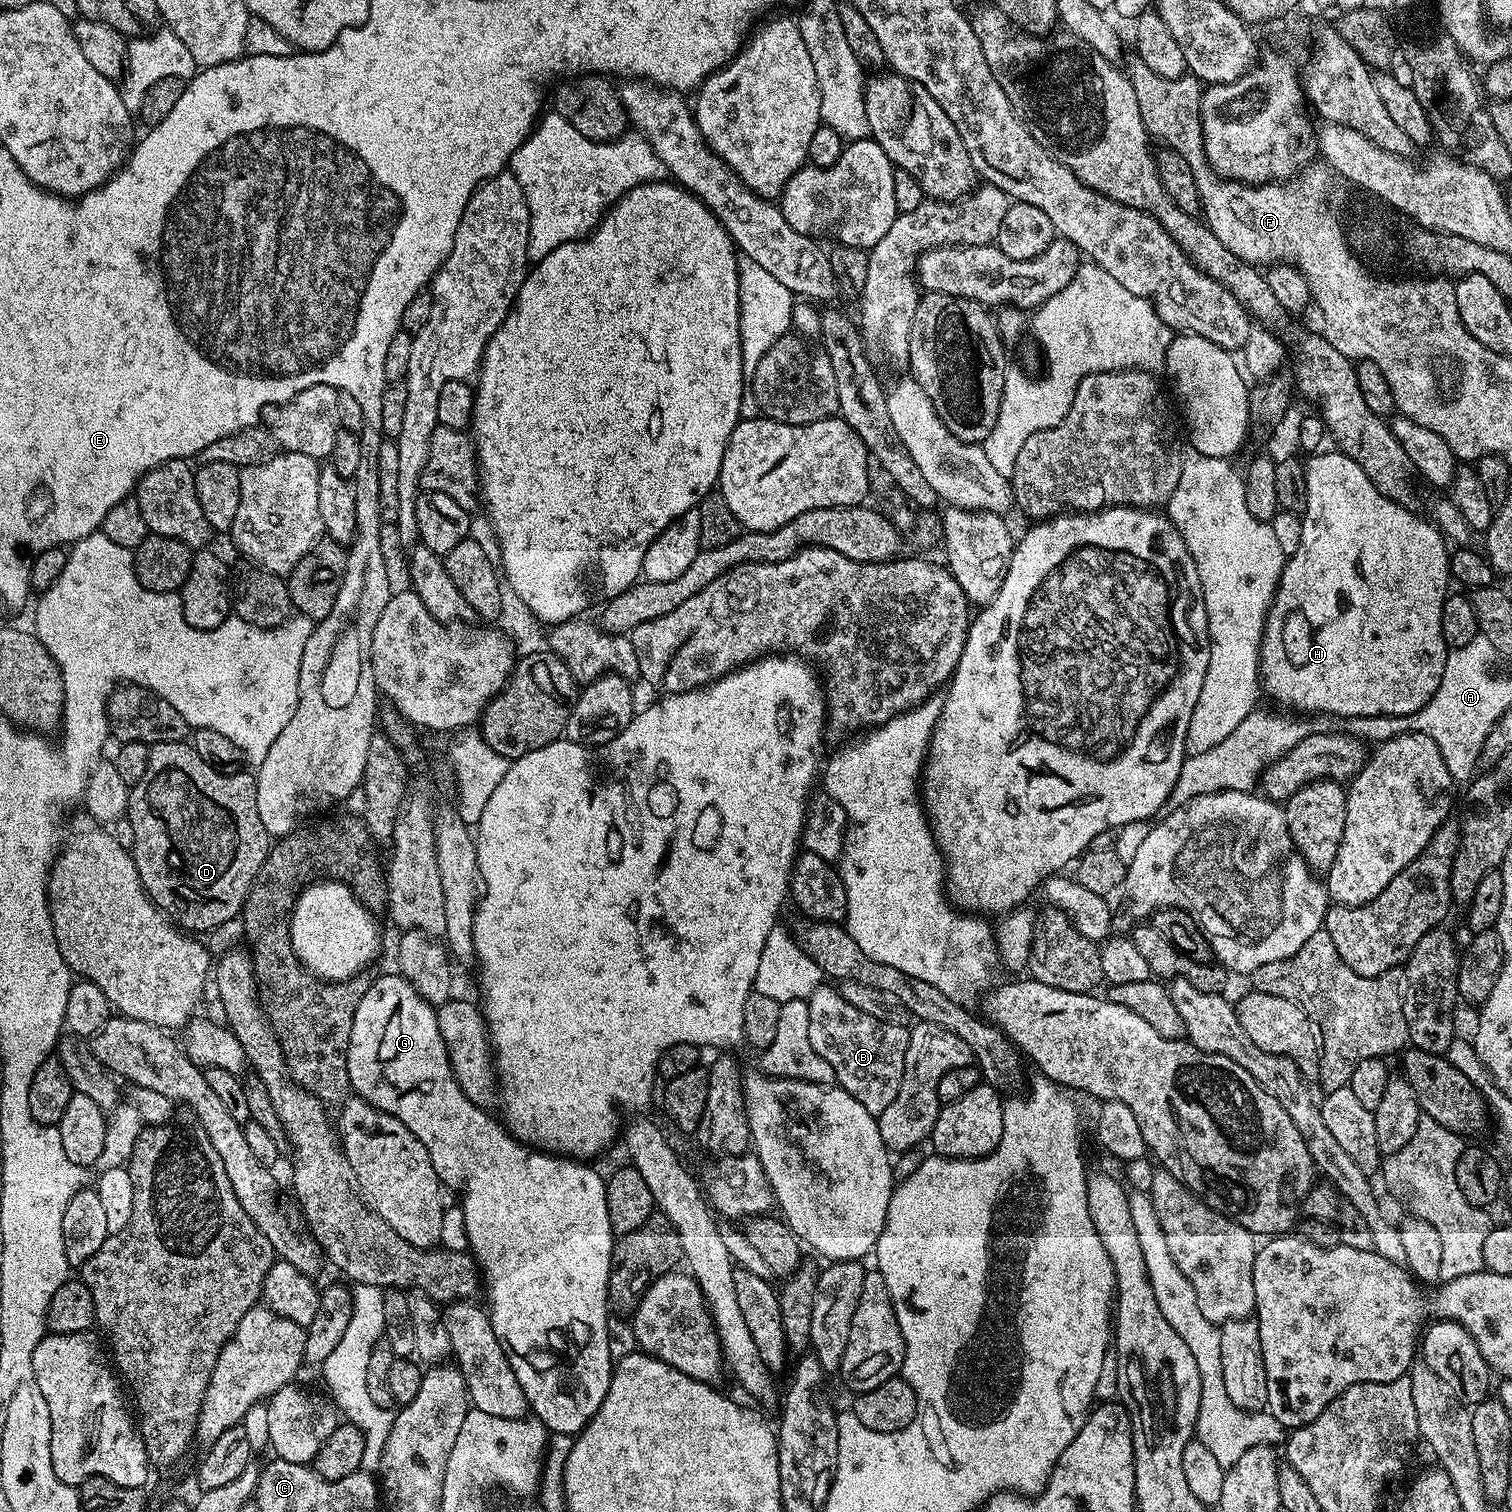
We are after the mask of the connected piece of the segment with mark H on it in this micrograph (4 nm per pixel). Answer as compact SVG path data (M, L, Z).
M1321 450L1307 457L1304 464L1306 474L1306 506L1302 513L1304 529L1302 542L1293 556L1287 557L1280 581L1276 587L1276 597L1268 611L1264 623L1264 637L1260 643L1260 682L1265 697L1277 700L1277 705L1300 714L1321 712L1324 716L1409 716L1414 714L1438 690L1442 682L1442 670L1449 654L1448 643L1442 638L1442 606L1450 595L1450 573L1448 561L1450 548L1445 537L1440 535L1435 523L1423 520L1411 512L1411 507L1397 504L1389 496L1384 496L1370 482L1370 478L1354 462L1339 450Z

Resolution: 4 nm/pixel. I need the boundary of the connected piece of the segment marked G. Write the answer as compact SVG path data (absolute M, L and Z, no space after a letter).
M376 976L370 990L362 994L362 1002L358 1002L358 1010L354 1010L354 1022L350 1026L350 1042L348 1043L348 1077L352 1083L351 1091L359 1099L373 1104L378 1110L398 1118L426 1146L426 1154L430 1154L430 1162L434 1162L434 1170L438 1174L441 1185L445 1189L453 1188L460 1192L461 1200L458 1207L464 1212L465 1232L471 1255L476 1257L477 1265L482 1273L482 1282L488 1288L488 1304L486 1311L494 1326L494 1334L498 1334L498 1342L502 1342L502 1350L514 1370L514 1378L518 1378L518 1386L522 1386L522 1394L528 1400L531 1415L543 1424L549 1433L561 1432L575 1437L598 1414L598 1406L606 1398L610 1390L610 1378L614 1367L612 1344L608 1341L608 1283L612 1273L612 1245L614 1233L610 1226L610 1210L606 1206L606 1180L599 1176L594 1169L588 1168L587 1163L565 1158L559 1154L549 1154L537 1150L527 1144L520 1143L499 1119L491 1120L485 1109L479 1108L462 1090L462 1086L452 1075L452 1063L446 1050L446 1042L442 1042L442 1034L438 1034L436 1008L428 1004L406 982L403 976Z

